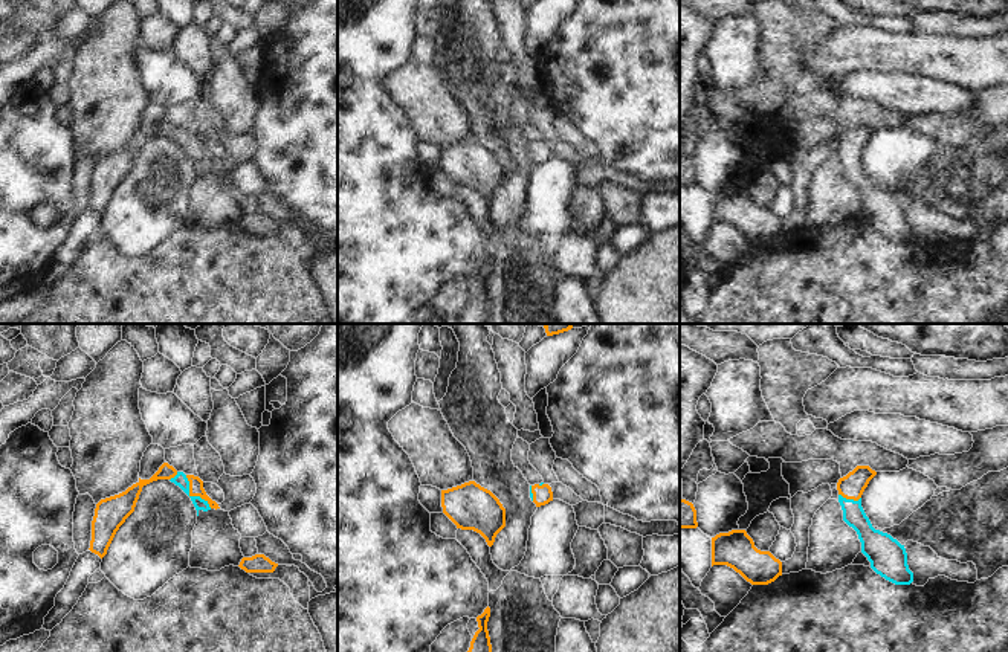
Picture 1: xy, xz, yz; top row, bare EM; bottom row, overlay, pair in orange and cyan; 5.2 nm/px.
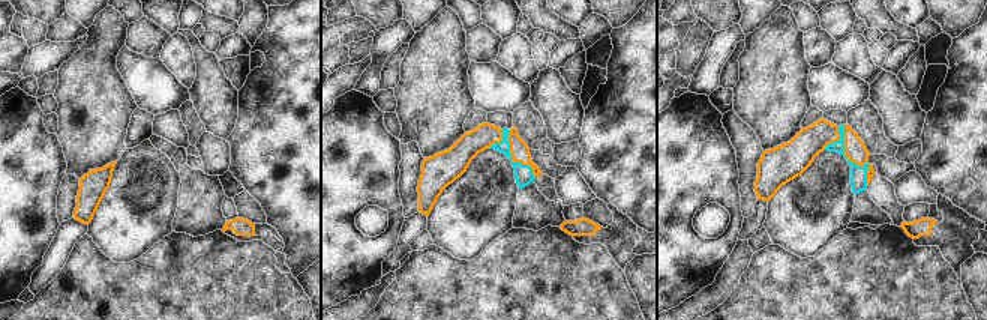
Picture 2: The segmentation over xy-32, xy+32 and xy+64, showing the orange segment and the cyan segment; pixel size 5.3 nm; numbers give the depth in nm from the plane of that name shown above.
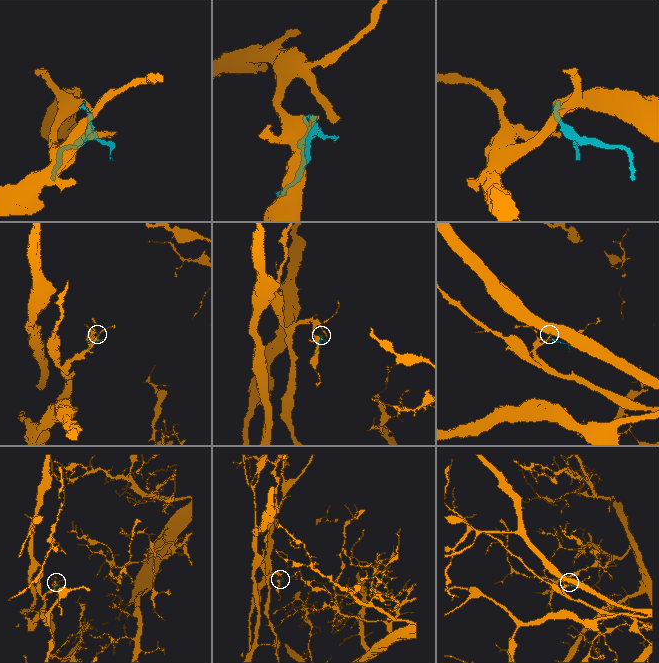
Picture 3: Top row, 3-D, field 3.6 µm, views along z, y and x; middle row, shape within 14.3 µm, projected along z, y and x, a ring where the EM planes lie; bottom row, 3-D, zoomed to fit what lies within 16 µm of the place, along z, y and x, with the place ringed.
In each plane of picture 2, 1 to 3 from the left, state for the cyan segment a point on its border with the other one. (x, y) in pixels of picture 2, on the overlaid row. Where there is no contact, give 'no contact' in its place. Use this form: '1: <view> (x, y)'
1: no contact
2: xy+32 (512, 158)
3: xy+64 (852, 161)

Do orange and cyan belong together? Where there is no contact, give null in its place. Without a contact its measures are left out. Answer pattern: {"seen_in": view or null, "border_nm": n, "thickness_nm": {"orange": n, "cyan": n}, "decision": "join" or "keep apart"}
{"seen_in": "xy", "border_nm": 220, "thickness_nm": {"orange": 80, "cyan": 70}, "decision": "join"}

